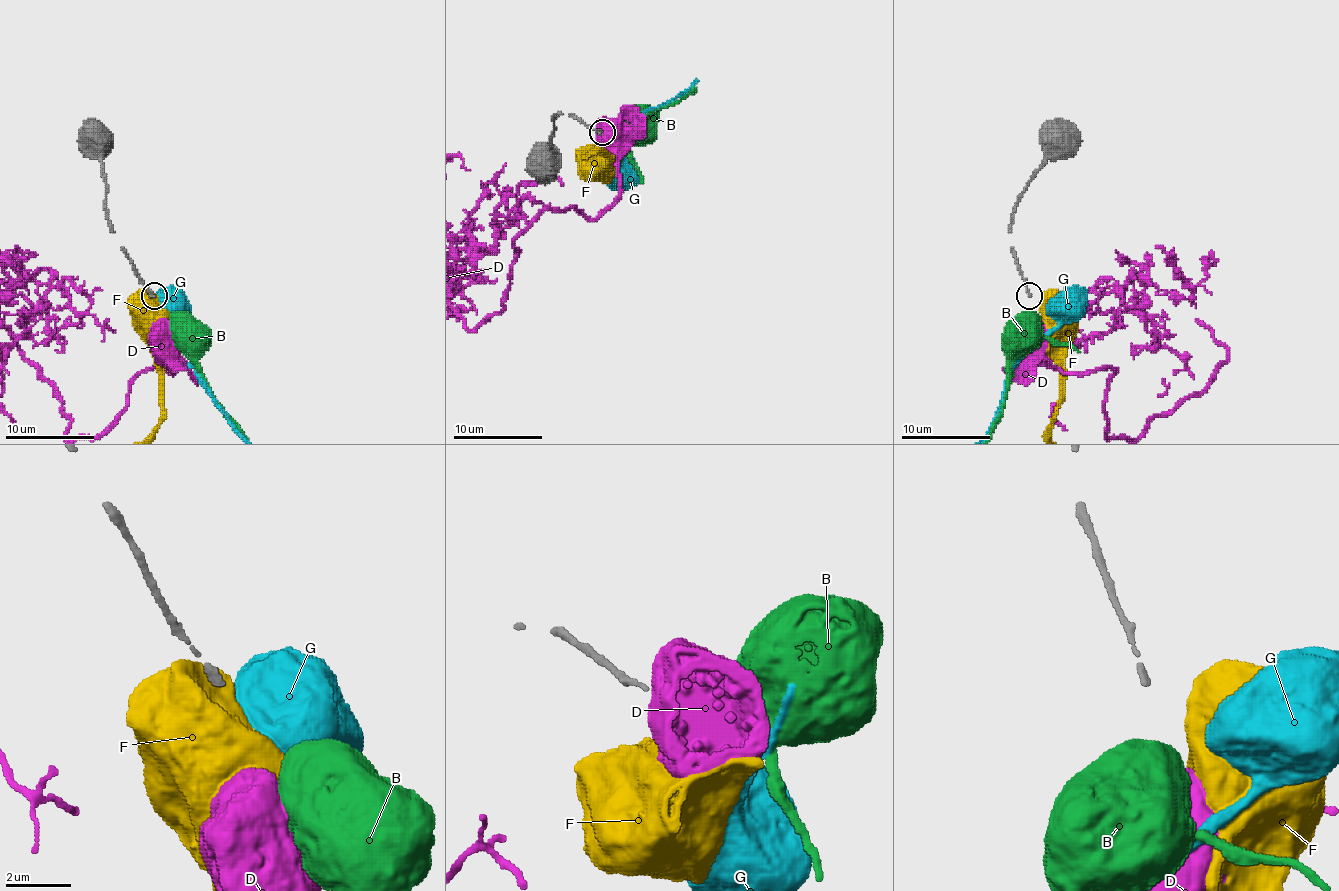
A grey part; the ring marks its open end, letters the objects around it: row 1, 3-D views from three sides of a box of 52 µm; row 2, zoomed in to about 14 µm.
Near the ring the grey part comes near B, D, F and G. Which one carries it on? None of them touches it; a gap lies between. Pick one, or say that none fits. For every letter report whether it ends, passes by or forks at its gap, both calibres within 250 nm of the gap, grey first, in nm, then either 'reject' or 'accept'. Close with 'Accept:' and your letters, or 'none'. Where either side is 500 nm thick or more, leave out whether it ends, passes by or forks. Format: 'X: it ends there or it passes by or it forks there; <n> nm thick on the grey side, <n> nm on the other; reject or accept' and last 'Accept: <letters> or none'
B: 240 nm thick on the grey side, 750 nm on the other; reject
D: 240 nm thick on the grey side, 800 nm on the other; reject
F: 240 nm thick on the grey side, 850 nm on the other; reject
G: 240 nm thick on the grey side, 850 nm on the other; reject
Accept: none

